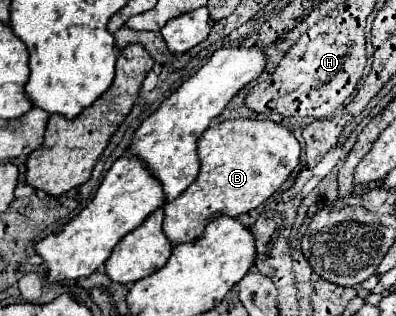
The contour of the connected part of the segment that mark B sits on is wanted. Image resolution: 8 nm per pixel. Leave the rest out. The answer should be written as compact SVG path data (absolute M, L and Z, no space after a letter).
M228 119L208 127L198 139L200 173L196 181L180 197L164 205L164 235L172 245L194 241L218 213L238 217L256 209L280 189L298 165L298 157L300 143L286 127L274 121Z

